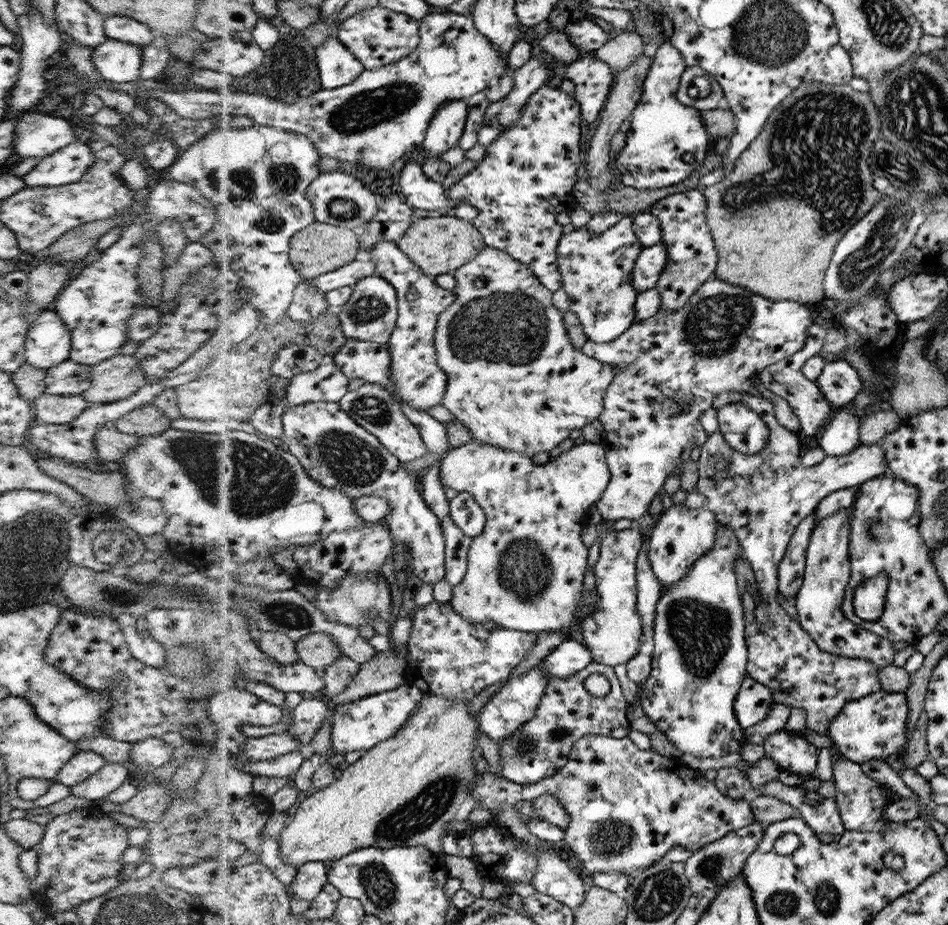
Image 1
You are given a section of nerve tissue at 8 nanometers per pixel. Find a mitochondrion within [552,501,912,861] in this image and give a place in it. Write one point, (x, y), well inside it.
(701, 631)

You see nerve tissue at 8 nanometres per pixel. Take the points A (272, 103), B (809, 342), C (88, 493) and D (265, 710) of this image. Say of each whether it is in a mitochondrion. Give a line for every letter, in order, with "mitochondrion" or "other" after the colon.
A: other
B: other
C: other
D: other

